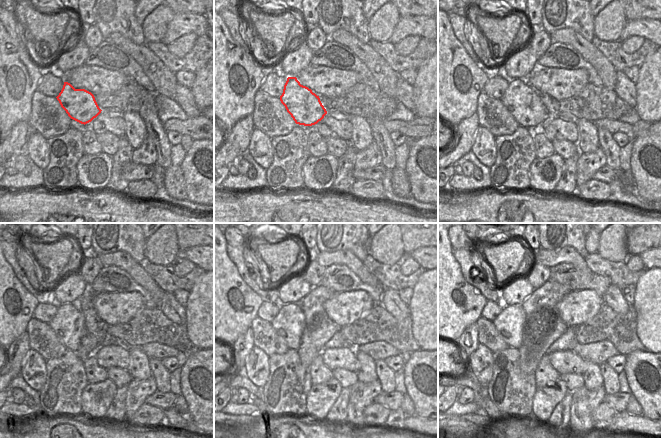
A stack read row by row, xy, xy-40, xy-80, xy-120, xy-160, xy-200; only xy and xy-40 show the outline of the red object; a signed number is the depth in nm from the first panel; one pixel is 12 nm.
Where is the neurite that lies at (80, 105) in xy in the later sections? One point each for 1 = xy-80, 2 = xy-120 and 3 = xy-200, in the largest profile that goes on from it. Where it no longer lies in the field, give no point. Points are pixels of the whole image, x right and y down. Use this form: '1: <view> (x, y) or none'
1: xy-80 (523, 102)
2: xy-120 (68, 323)
3: xy-200 (509, 323)

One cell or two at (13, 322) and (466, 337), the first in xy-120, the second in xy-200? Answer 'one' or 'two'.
two

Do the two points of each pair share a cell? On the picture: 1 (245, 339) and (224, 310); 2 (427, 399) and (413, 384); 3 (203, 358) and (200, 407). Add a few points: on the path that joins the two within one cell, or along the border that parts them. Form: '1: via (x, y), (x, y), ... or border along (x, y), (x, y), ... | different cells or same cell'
1: border along (250, 327), (230, 347) | different cells
2: via (424, 395), (417, 388) | same cell
3: via (190, 368), (187, 380), (194, 394) | same cell

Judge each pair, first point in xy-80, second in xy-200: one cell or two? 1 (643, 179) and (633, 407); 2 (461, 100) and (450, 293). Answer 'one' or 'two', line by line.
1: two
2: one

